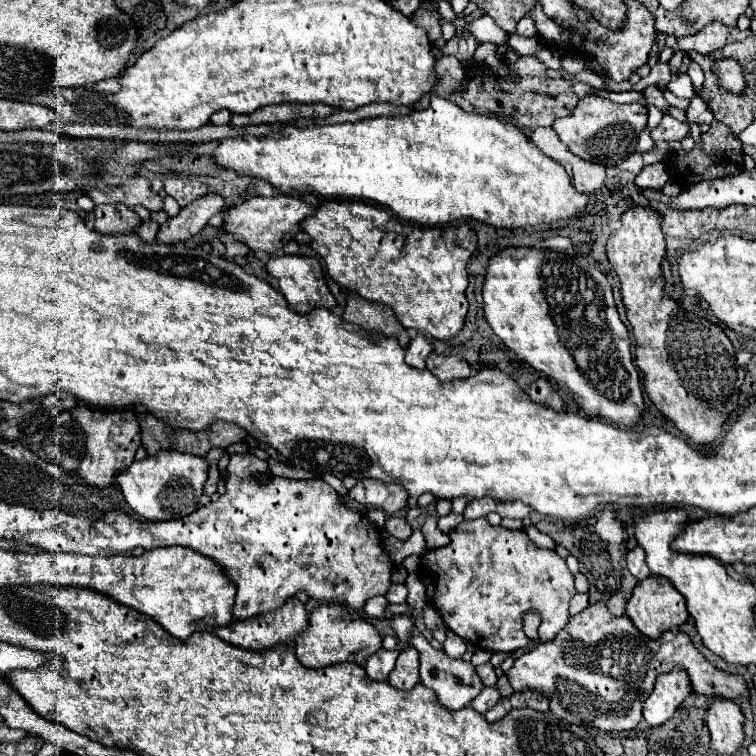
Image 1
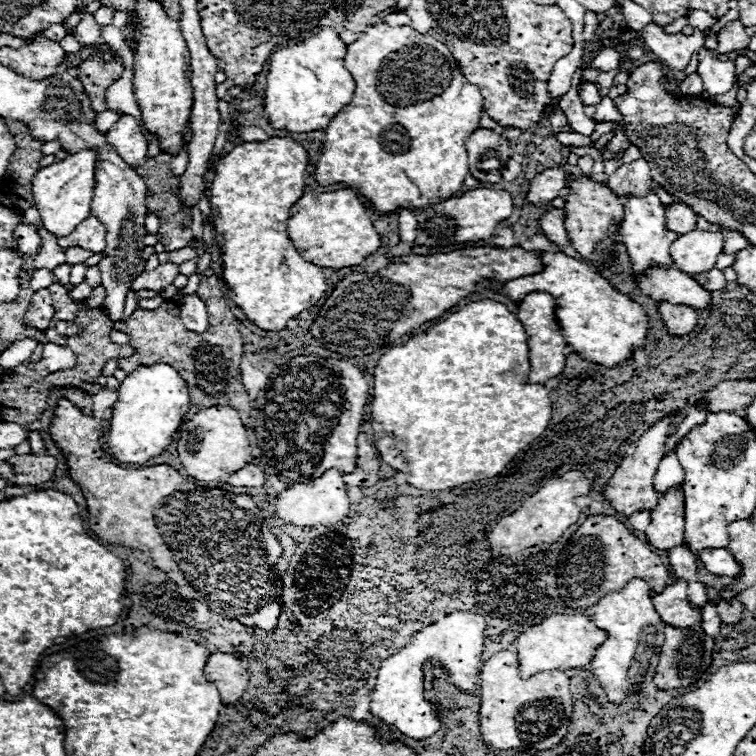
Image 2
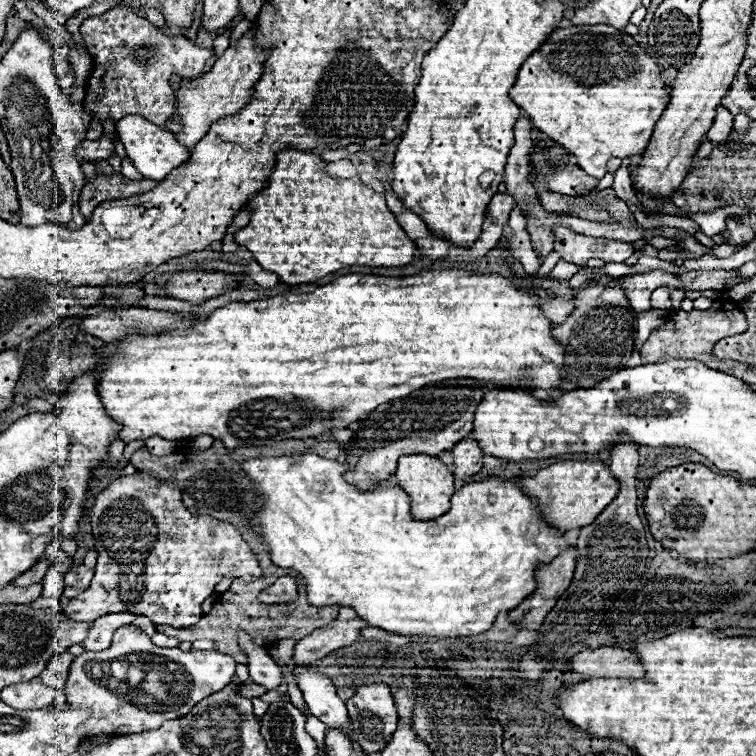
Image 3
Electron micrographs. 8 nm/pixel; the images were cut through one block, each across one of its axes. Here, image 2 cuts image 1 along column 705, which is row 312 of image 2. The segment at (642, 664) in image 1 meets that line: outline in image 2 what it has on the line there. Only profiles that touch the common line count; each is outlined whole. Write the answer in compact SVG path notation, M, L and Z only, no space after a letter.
M660 302L658 306L658 314L666 326L668 334L674 336L686 336L690 334L696 324L698 324L698 316L696 310L684 304L670 304L670 302Z

